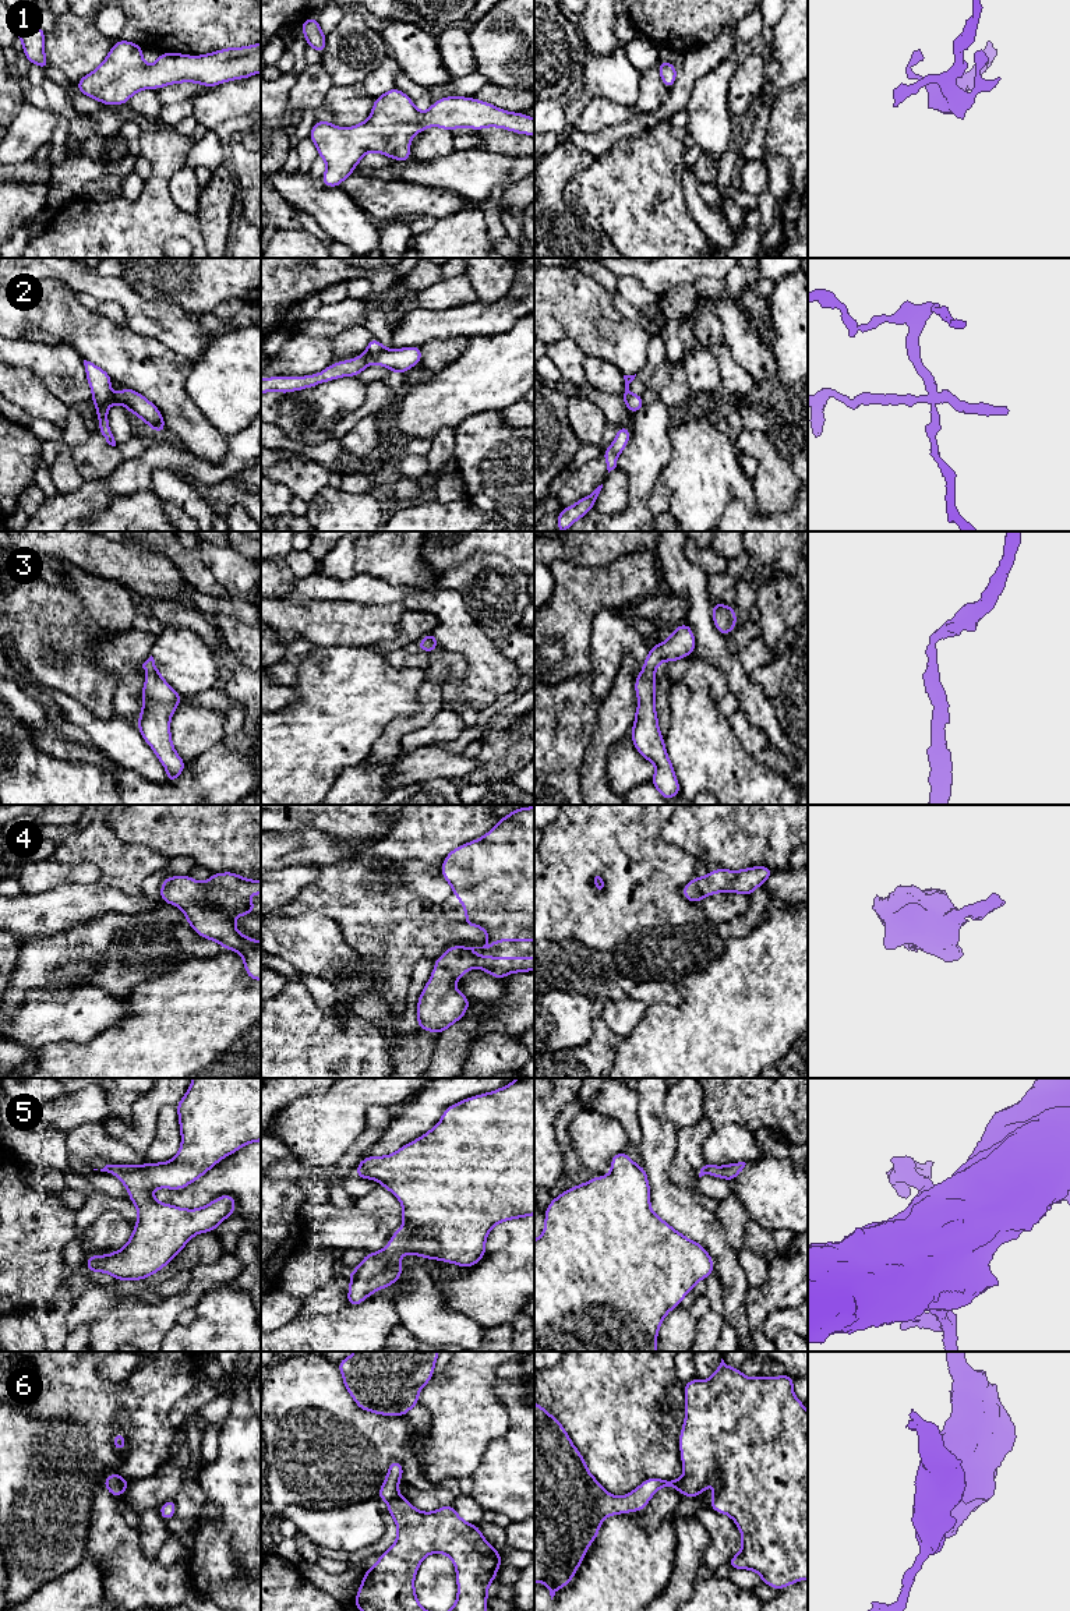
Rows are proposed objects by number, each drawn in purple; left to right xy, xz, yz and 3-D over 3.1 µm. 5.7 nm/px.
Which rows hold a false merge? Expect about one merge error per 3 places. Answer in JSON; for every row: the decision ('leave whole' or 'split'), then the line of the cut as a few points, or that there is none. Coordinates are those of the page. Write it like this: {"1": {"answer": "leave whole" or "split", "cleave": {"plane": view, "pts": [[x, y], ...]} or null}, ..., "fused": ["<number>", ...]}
{"1": {"answer": "leave whole", "cleave": null}, "2": {"answer": "split", "cleave": {"plane": "xz", "pts": [[384, 349], [375, 353], [366, 353]]}}, "3": {"answer": "leave whole", "cleave": null}, "4": {"answer": "leave whole", "cleave": null}, "5": {"answer": "leave whole", "cleave": null}, "6": {"answer": "split", "cleave": {"plane": "yz", "pts": [[678, 1480], [681, 1491]]}}, "fused": ["2", "6"]}

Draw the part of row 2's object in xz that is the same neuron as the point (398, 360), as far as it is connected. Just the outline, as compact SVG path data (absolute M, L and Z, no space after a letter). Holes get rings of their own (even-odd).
M410 346L405 349L384 349L379 353L363 353L356 358L332 363L324 371L304 377L271 377L261 379L261 395L265 392L289 393L312 388L318 384L333 381L340 377L357 377L371 363L386 367L392 372L405 374L409 368L420 364L421 347Z

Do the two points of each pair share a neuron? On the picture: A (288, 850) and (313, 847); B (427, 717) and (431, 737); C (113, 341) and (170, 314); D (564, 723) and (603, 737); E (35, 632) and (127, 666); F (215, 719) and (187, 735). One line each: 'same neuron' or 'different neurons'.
A: same neuron
B: different neurons
C: different neurons
D: different neurons
E: different neurons
F: same neuron

